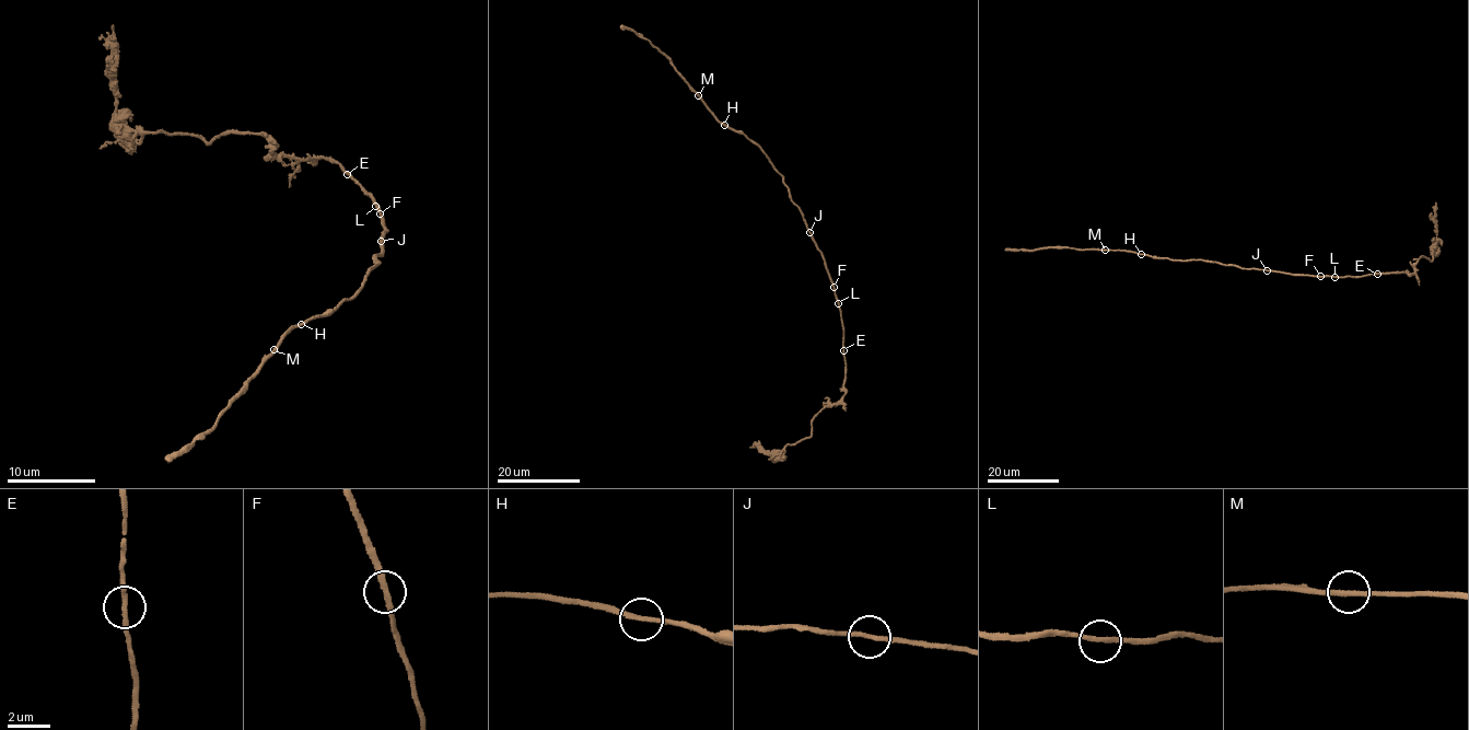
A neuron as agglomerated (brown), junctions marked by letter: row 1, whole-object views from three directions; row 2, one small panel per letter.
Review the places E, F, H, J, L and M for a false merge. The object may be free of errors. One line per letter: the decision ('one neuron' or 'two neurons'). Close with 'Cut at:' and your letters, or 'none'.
E: one neuron
F: one neuron
H: one neuron
J: one neuron
L: one neuron
M: one neuron
Cut at: none

